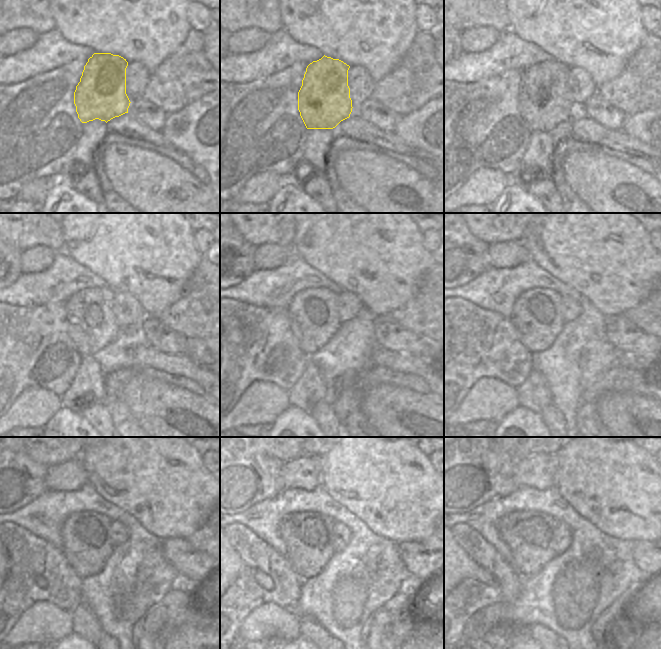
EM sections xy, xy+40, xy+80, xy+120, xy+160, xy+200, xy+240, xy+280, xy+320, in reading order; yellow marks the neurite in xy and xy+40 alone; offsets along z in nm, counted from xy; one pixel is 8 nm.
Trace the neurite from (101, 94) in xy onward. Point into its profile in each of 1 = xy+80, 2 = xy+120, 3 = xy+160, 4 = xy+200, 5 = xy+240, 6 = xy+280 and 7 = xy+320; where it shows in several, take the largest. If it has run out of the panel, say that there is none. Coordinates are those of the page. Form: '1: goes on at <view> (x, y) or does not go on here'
1: goes on at xy+80 (545, 101)
2: goes on at xy+120 (92, 325)
3: goes on at xy+160 (313, 313)
4: goes on at xy+200 (537, 314)
5: goes on at xy+240 (86, 543)
6: goes on at xy+280 (308, 536)
7: goes on at xy+320 (530, 535)

